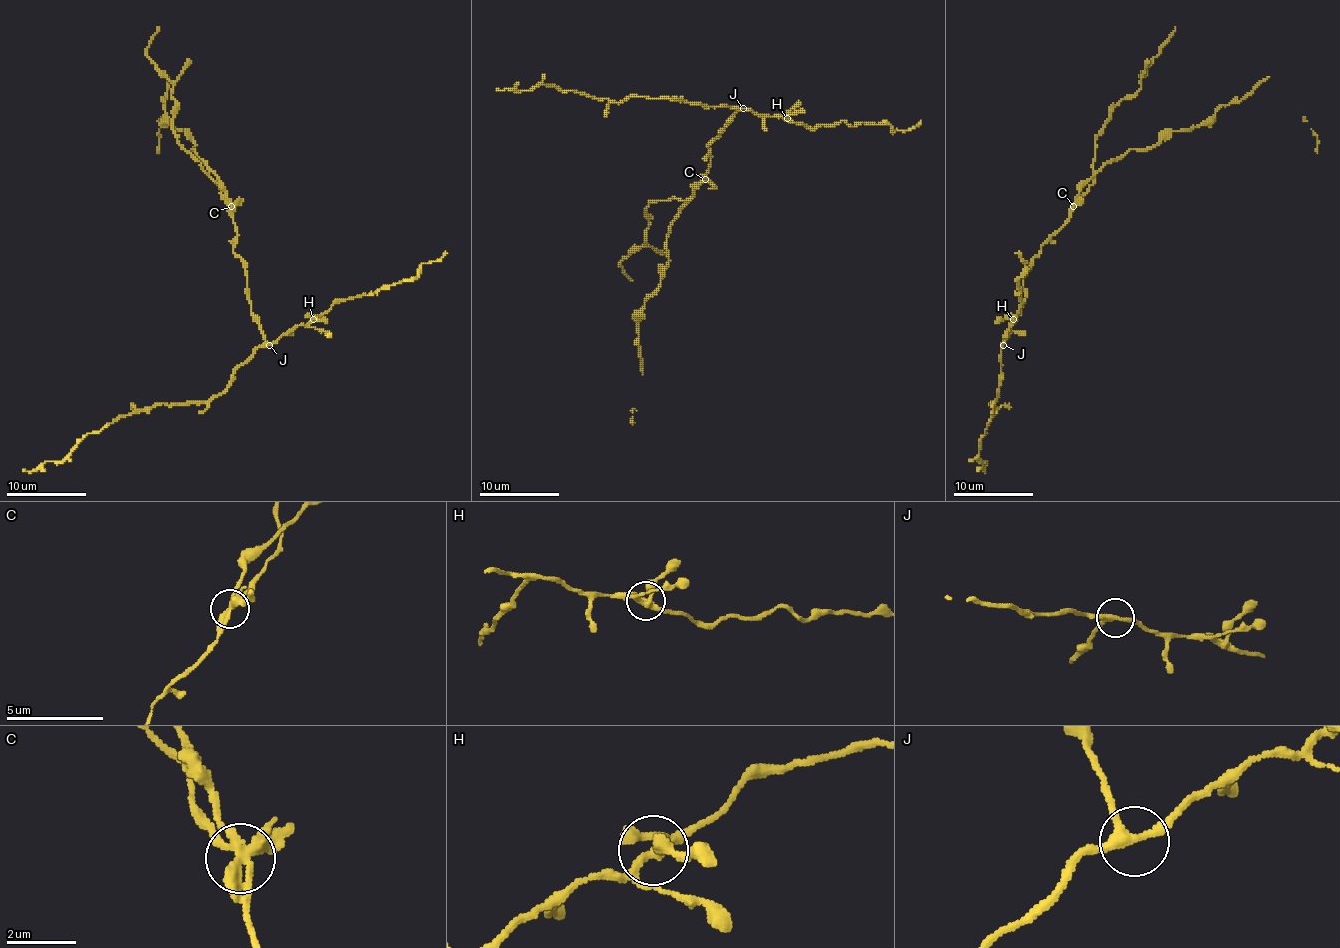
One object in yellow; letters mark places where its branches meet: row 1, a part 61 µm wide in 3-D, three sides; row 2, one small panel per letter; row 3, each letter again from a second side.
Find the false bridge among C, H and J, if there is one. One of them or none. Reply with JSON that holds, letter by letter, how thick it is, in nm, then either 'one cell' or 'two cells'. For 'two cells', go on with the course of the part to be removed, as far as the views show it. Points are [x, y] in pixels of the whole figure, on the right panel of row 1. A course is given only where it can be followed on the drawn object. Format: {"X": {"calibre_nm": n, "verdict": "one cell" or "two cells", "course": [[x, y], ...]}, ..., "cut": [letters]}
{"C": {"calibre_nm": 300, "verdict": "two cells"}, "H": {"calibre_nm": 280, "verdict": "one cell"}, "J": {"calibre_nm": 220, "verdict": "one cell"}, "cut": ["C"]}

